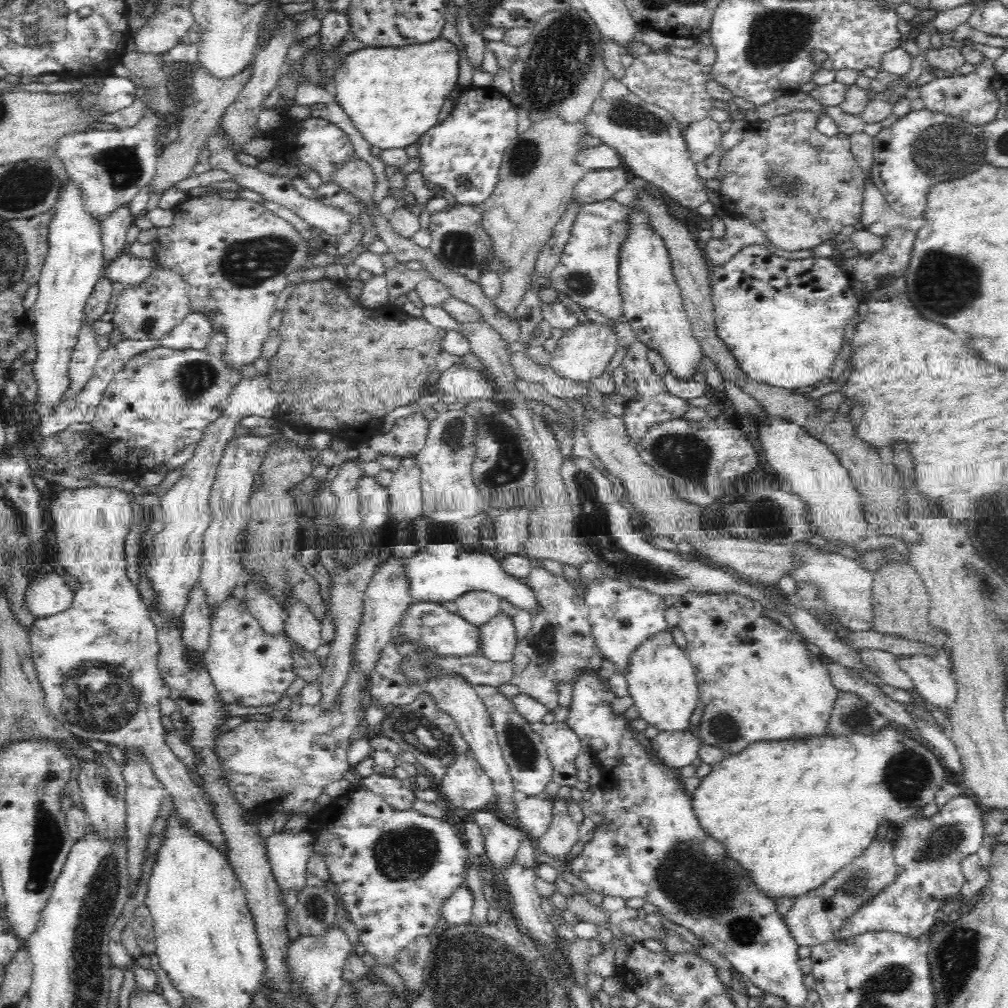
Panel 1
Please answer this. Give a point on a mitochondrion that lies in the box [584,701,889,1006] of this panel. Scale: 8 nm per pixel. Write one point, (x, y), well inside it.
(691, 877)

